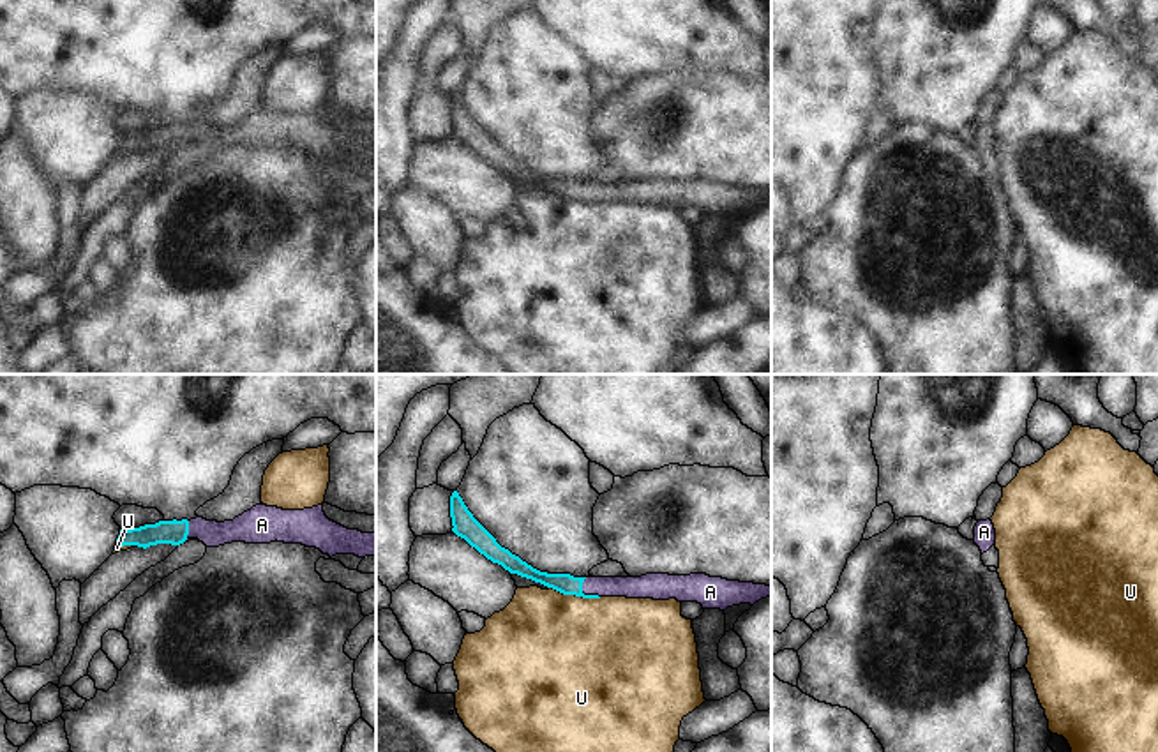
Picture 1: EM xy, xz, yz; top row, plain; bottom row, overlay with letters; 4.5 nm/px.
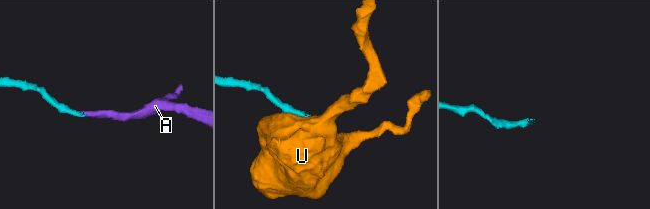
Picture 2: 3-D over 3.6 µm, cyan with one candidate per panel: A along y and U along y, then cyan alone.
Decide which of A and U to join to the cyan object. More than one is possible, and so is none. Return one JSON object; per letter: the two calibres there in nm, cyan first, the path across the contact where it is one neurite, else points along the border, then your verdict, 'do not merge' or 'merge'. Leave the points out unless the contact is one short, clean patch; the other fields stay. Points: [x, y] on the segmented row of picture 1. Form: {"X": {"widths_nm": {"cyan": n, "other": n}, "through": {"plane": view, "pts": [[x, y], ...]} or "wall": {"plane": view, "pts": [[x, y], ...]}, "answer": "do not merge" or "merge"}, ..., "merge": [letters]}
{"A": {"widths_nm": {"cyan": 90, "other": 100}, "through": {"plane": "xz", "pts": [[563, 583], [574, 585], [583, 594], [595, 586], [629, 586]]}, "answer": "merge"}, "U": {"widths_nm": {"cyan": 90, "other": 500}, "wall": {"plane": "xz", "pts": [[549, 586], [563, 594], [601, 597]]}, "answer": "do not merge"}, "merge": ["A"]}

